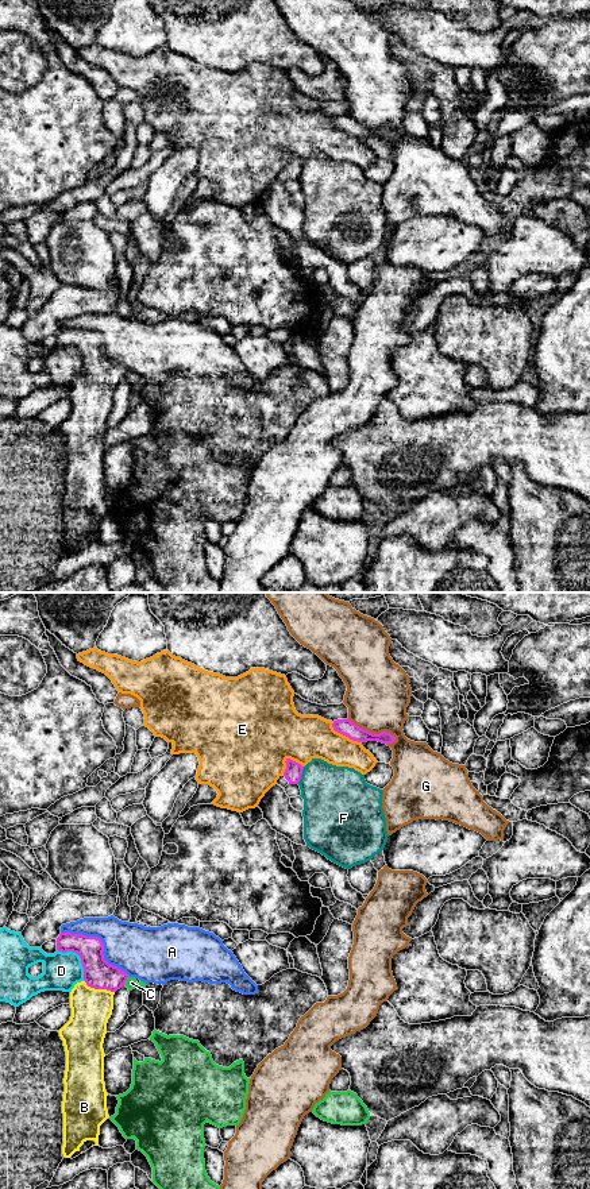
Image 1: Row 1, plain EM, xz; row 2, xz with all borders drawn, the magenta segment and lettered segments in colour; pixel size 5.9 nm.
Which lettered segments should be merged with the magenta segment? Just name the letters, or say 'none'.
B

